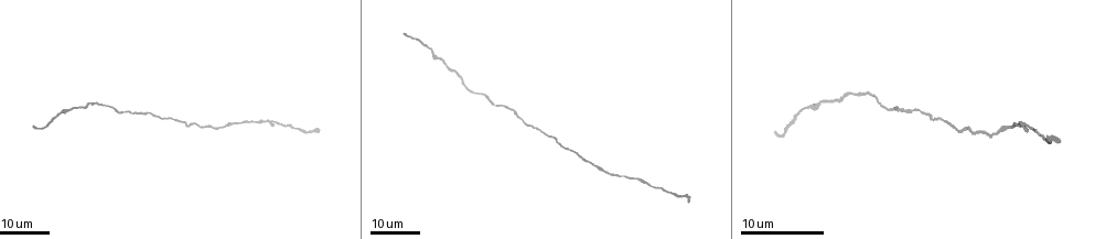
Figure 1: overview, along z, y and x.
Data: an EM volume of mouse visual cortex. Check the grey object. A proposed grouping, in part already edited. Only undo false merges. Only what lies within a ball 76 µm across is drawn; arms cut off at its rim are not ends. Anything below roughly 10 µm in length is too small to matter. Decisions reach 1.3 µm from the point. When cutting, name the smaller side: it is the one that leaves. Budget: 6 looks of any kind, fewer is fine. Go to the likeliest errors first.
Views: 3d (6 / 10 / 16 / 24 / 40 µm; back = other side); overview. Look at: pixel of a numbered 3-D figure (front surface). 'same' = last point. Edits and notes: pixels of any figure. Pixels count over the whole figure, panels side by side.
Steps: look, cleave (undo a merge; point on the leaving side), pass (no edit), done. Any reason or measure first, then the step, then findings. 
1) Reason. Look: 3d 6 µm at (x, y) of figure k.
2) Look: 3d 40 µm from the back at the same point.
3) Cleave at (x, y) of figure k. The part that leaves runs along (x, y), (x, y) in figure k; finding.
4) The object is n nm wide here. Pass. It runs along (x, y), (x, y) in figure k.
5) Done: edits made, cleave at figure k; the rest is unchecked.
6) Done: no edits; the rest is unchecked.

Sudden change in width. Look: 3d 16 µm at (68, 108) of figure 1.

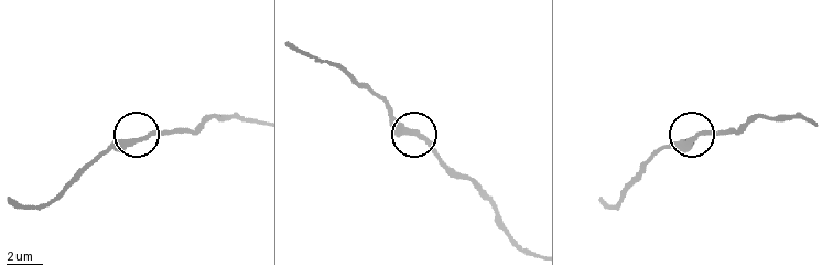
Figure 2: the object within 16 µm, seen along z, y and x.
Zoom in. Look: 3d 10 µm at (144, 135) of figure 2.

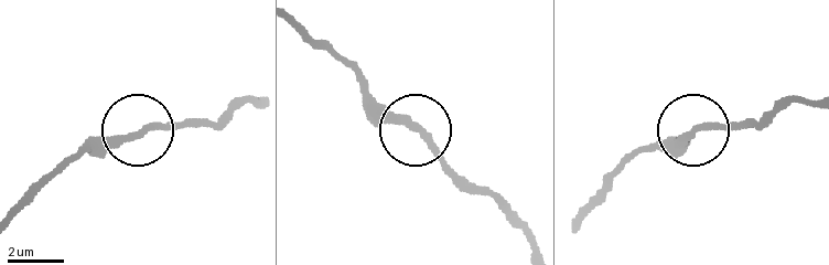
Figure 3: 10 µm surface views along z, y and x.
Look: 3d 10 µm from the back at (415, 128) of figure 3.

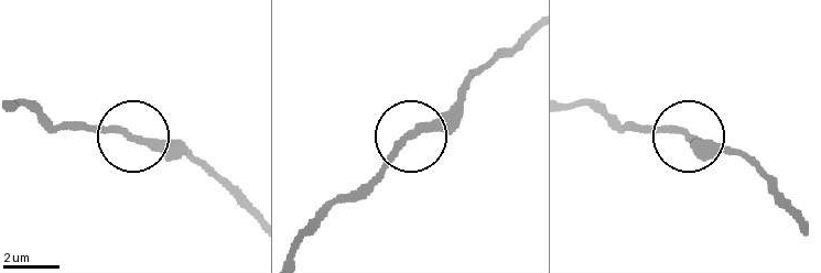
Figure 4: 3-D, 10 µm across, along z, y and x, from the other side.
Pass. All the same cell.

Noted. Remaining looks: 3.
A narrow waist. Look: 3d 24 µm at (91, 105) of figure 1.

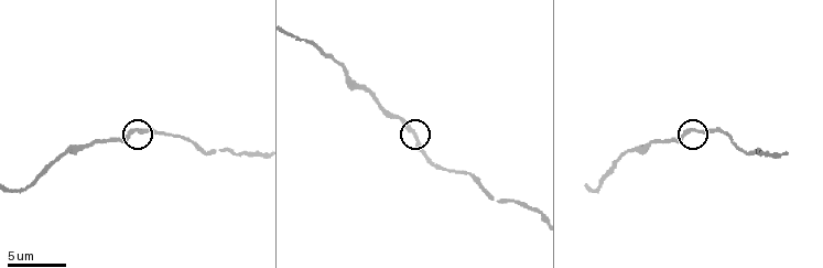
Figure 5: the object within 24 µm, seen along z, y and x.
Zoom in. Look: 3d 6 µm at (416, 137) of figure 5.

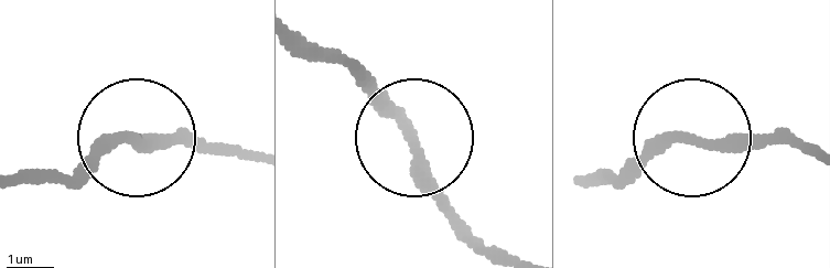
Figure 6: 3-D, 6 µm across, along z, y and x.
The object is 250 nm wide here. Pass. All the same cell.

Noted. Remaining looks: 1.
Done: no edits; the rest is unchecked.

